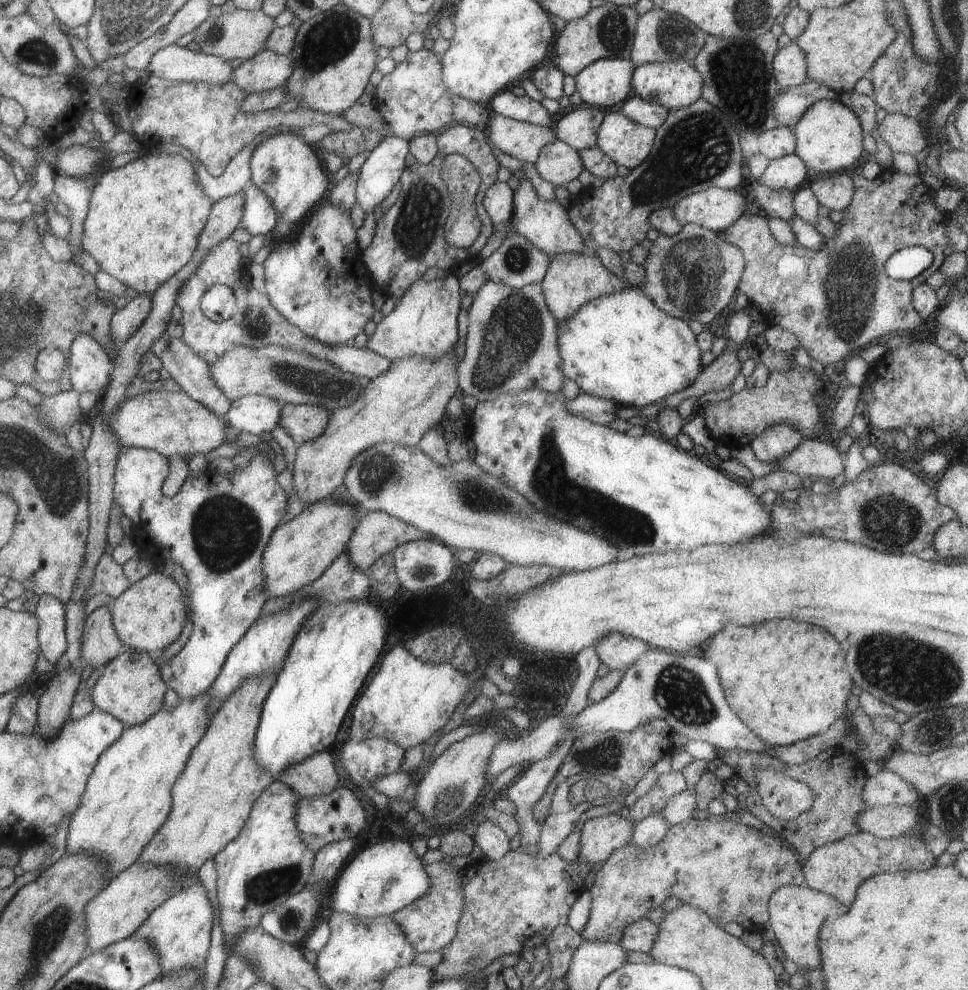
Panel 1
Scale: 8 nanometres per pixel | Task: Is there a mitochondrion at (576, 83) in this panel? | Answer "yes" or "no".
no

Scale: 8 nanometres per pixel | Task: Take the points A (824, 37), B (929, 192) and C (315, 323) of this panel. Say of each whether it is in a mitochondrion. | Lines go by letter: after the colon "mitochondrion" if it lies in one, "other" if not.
A: other
B: other
C: other

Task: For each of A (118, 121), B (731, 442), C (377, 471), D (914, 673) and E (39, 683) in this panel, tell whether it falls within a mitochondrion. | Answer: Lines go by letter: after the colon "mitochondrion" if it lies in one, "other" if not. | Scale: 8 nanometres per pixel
A: other
B: other
C: mitochondrion
D: mitochondrion
E: other

